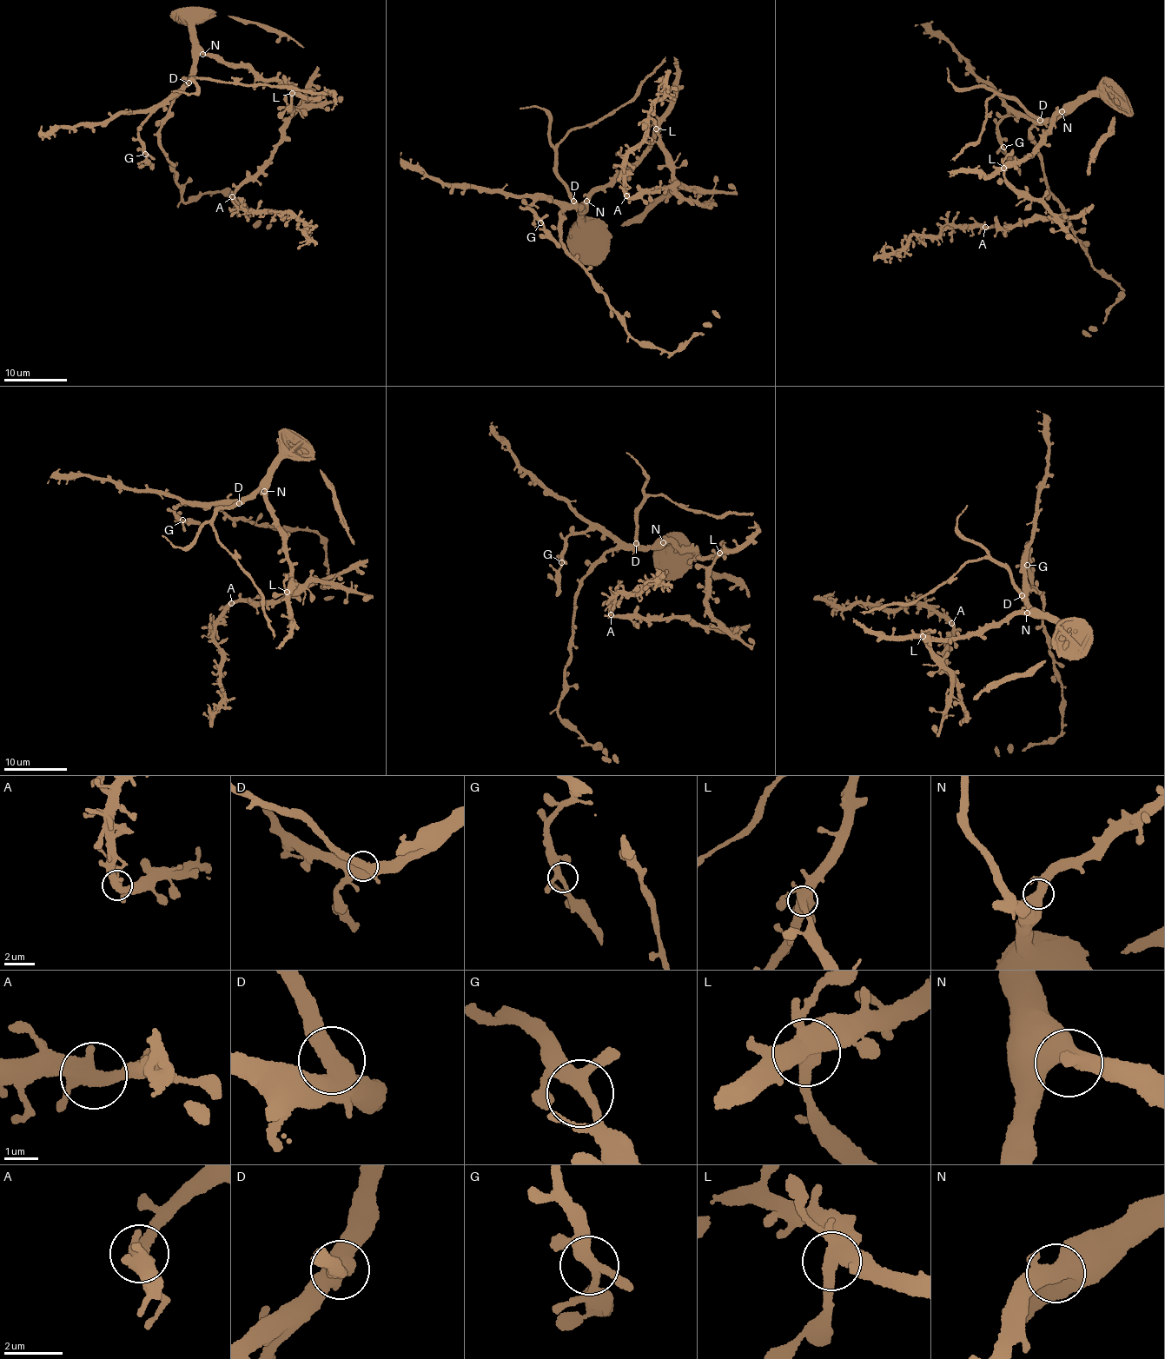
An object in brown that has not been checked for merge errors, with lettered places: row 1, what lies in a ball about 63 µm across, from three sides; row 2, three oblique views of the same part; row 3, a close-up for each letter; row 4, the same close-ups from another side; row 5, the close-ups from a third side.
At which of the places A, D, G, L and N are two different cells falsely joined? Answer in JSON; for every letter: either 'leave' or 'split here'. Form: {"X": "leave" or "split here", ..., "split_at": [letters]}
{"A": "split here", "D": "split here", "G": "leave", "L": "split here", "N": "leave", "split_at": ["A", "D", "L"]}

